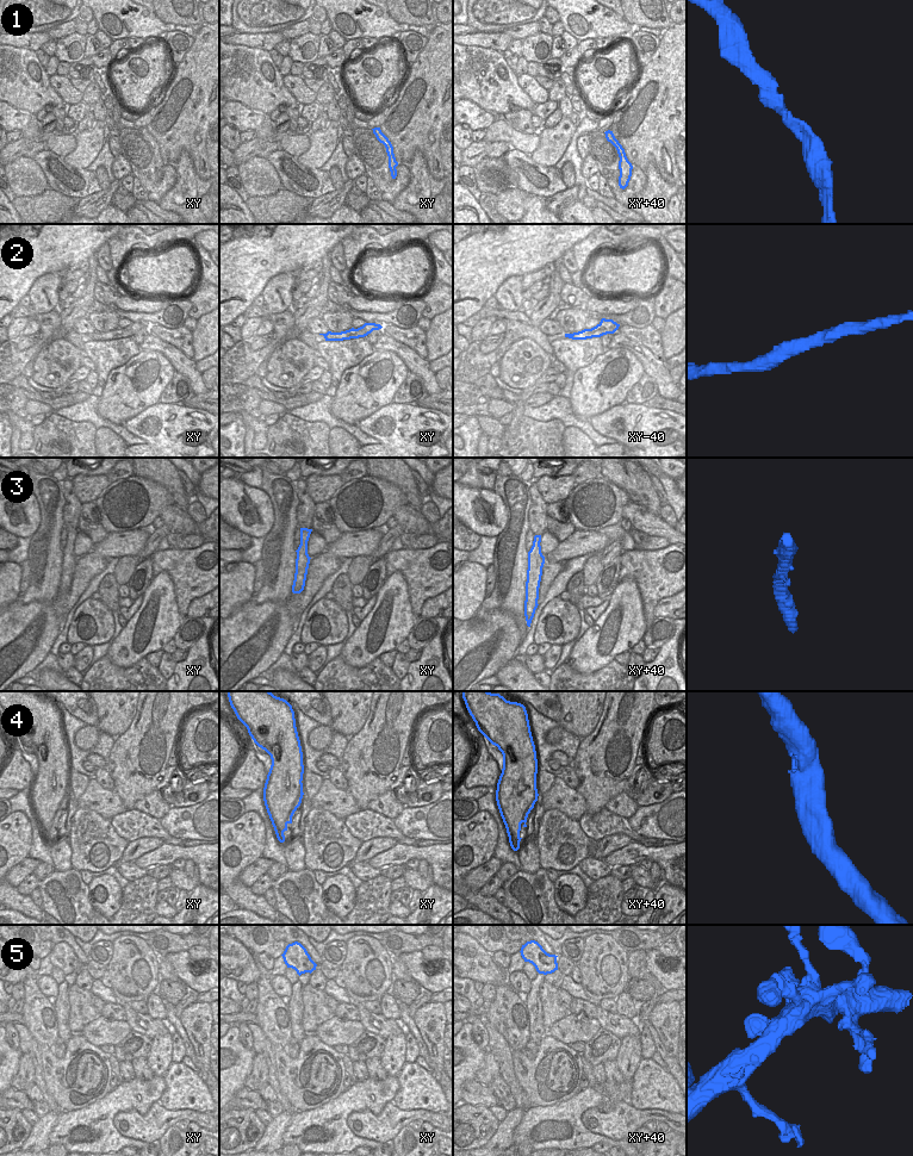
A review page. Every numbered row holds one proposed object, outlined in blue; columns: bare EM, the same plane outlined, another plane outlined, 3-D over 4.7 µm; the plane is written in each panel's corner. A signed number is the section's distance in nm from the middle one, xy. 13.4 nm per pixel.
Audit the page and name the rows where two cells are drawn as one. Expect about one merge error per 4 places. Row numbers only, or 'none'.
none

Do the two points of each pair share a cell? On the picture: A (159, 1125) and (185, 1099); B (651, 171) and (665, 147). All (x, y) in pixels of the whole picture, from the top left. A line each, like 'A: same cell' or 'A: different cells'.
A: different cells
B: different cells

